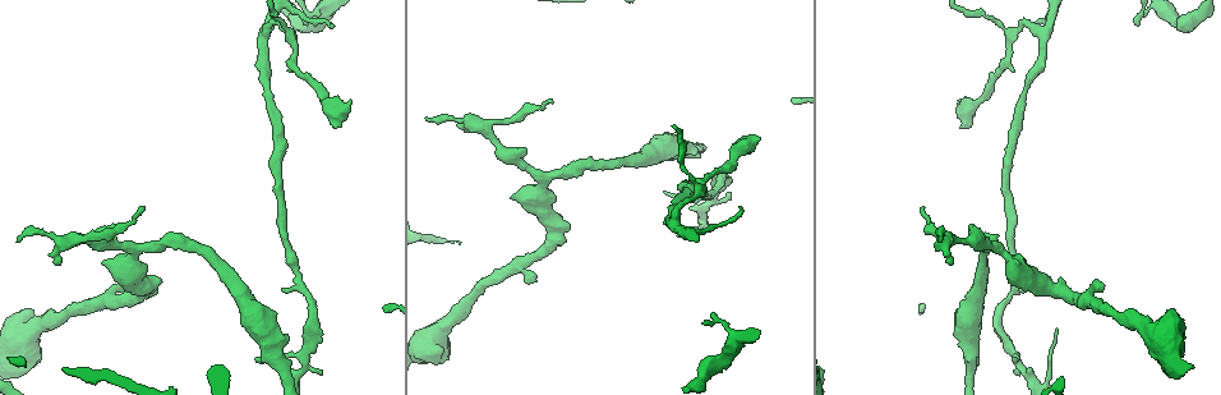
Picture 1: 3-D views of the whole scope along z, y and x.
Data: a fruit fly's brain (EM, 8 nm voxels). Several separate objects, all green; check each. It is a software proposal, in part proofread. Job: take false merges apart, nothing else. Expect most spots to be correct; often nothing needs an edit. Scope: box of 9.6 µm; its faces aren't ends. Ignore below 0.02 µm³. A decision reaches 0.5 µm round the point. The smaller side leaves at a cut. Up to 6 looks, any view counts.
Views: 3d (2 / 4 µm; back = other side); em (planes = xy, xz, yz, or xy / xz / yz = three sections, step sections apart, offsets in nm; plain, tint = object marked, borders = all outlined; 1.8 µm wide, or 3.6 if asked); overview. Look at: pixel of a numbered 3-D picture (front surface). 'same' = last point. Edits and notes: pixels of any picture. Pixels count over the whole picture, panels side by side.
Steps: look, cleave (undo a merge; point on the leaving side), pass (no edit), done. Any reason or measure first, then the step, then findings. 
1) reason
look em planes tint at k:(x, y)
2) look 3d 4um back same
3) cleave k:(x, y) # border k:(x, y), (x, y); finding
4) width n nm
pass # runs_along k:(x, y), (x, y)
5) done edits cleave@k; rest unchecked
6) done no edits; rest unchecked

sharp bend
look em planes plain at 1:(484, 125)

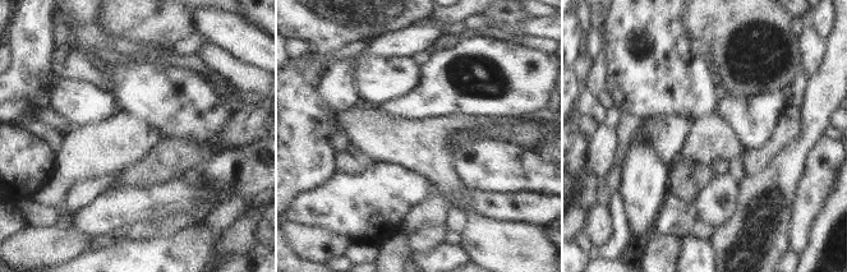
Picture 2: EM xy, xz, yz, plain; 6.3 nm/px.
look em planes tint same

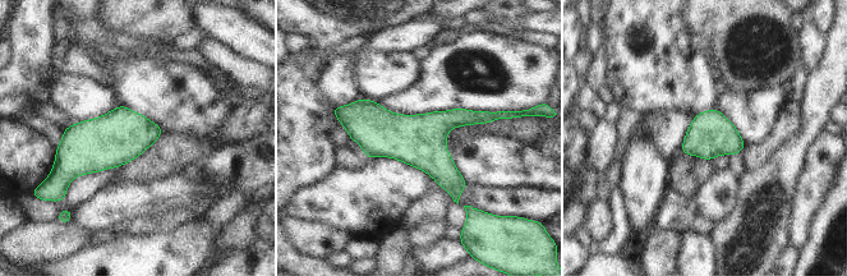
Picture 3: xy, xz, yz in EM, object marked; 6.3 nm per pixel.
pass # one cell here

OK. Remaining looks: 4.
abrupt turn
look 3d 4um at 1:(313, 14)

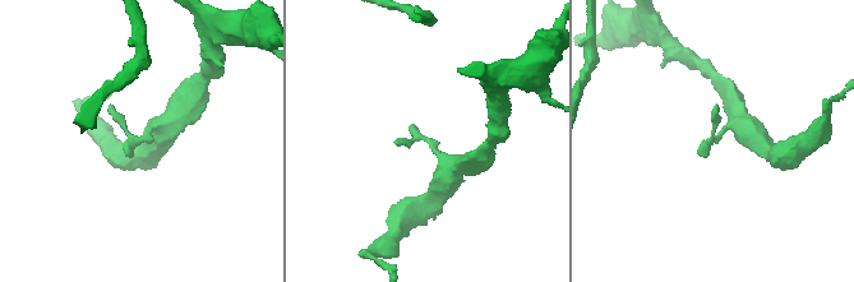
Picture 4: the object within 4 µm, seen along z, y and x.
shape alone is not enough
look em planes tint at 4:(429, 141)

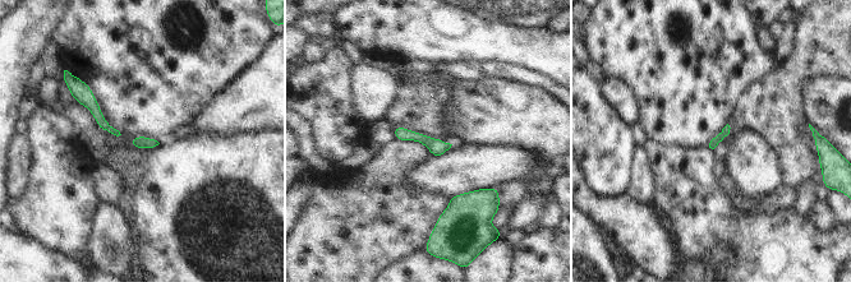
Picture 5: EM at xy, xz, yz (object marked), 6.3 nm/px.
pass # runs_along 5:(396, 130), (435, 146), (446, 146); all the same cell

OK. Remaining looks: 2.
a narrow waist
look em planes tint at 1:(673, 219)

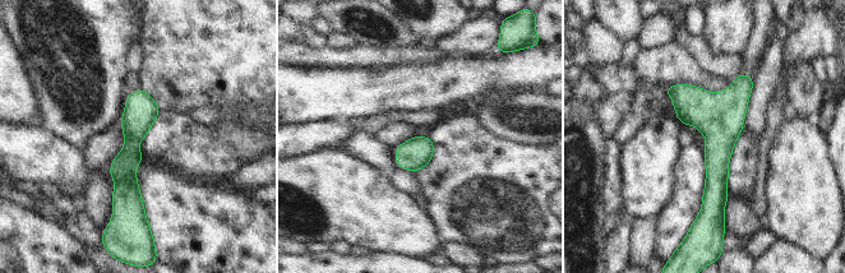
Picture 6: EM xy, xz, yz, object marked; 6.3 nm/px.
pass # all the same cell

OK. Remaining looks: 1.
done no edits; rest unchecked

